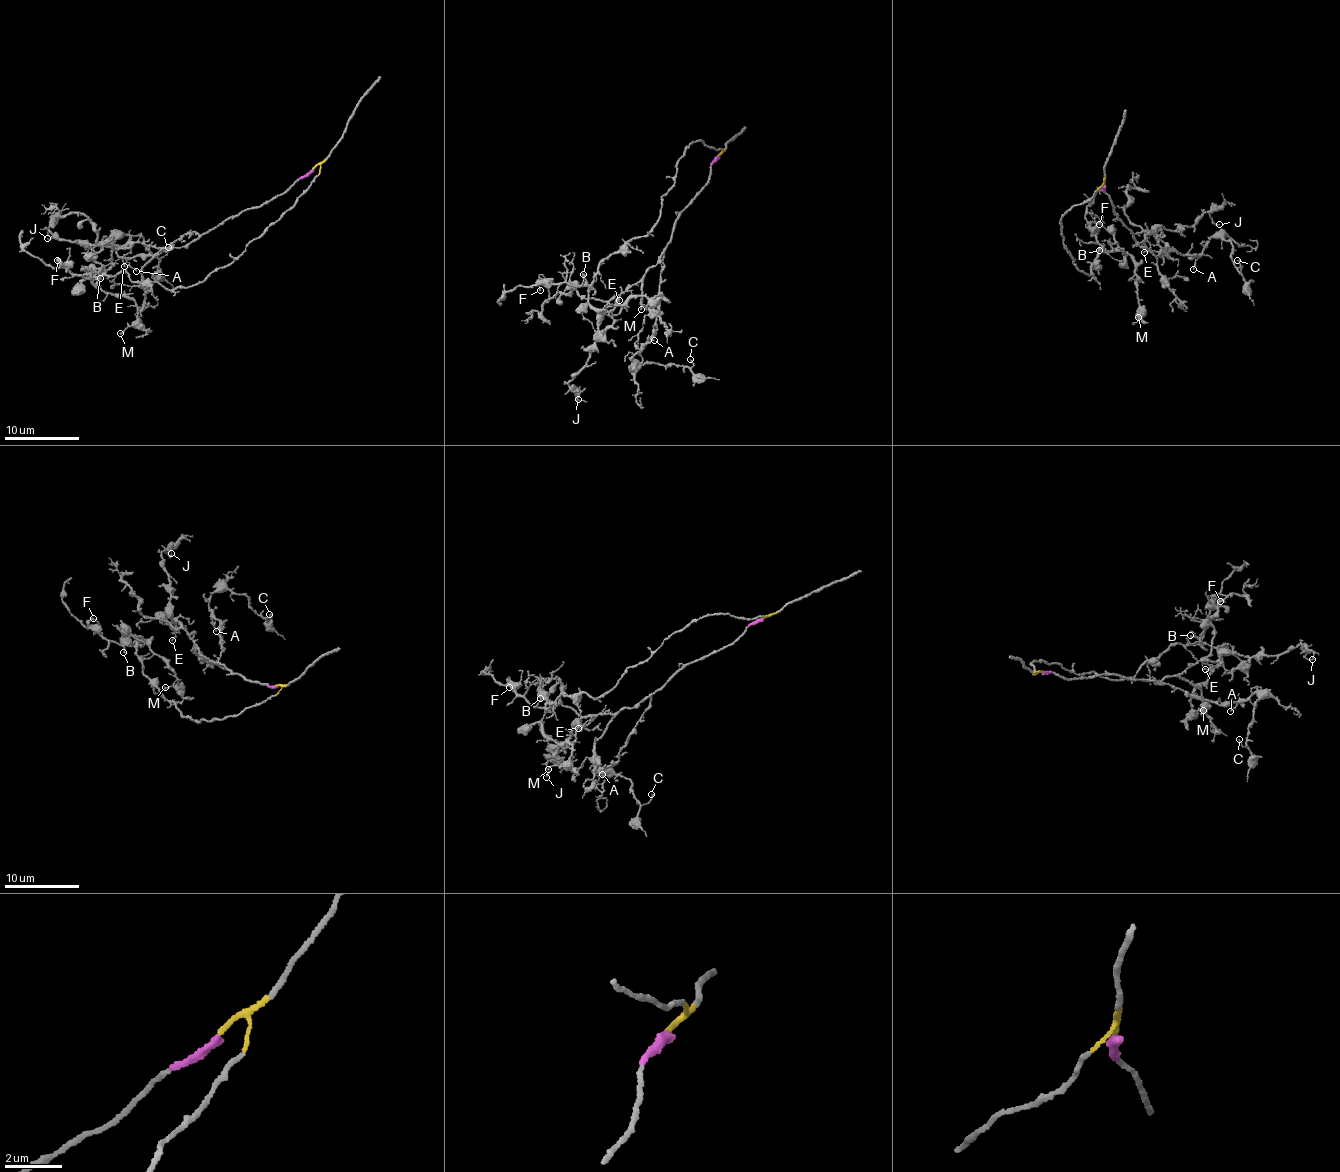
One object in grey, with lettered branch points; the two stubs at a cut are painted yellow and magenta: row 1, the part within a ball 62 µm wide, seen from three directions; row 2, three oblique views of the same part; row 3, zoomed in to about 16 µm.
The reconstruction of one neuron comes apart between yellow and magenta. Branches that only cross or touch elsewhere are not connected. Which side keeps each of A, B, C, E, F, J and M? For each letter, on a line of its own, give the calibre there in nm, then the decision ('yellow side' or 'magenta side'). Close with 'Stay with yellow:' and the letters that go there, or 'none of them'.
A: 110 nm thick; magenta side
B: 110 nm thick; yellow side
C: 100 nm thick; magenta side
E: 110 nm thick; magenta side
F: 100 nm thick; yellow side
J: 90 nm thick; magenta side
M: 110 nm thick; yellow side
Stay with yellow: B, F, M

